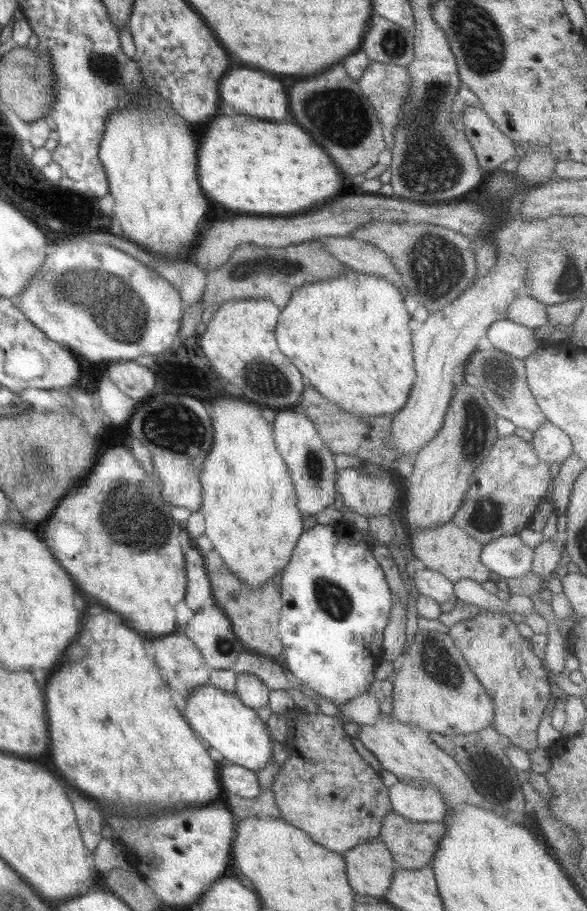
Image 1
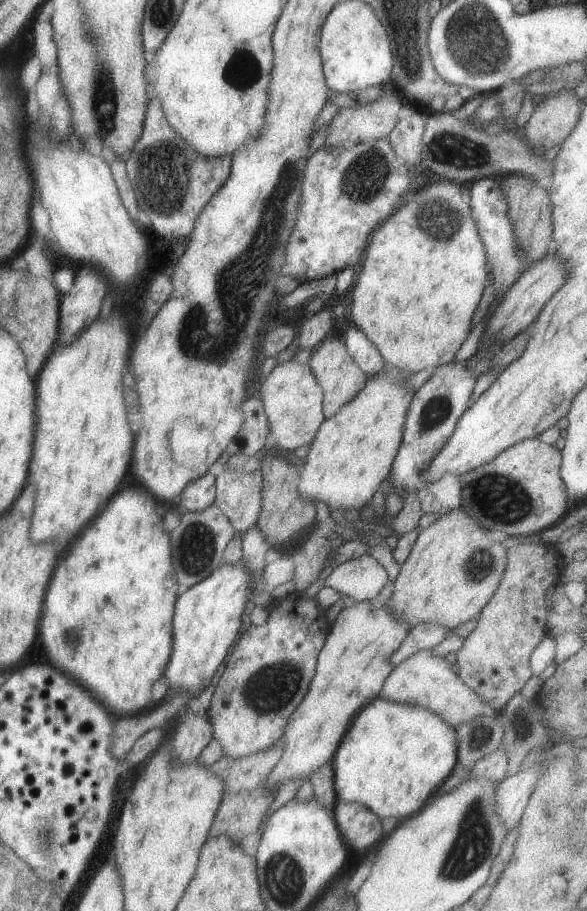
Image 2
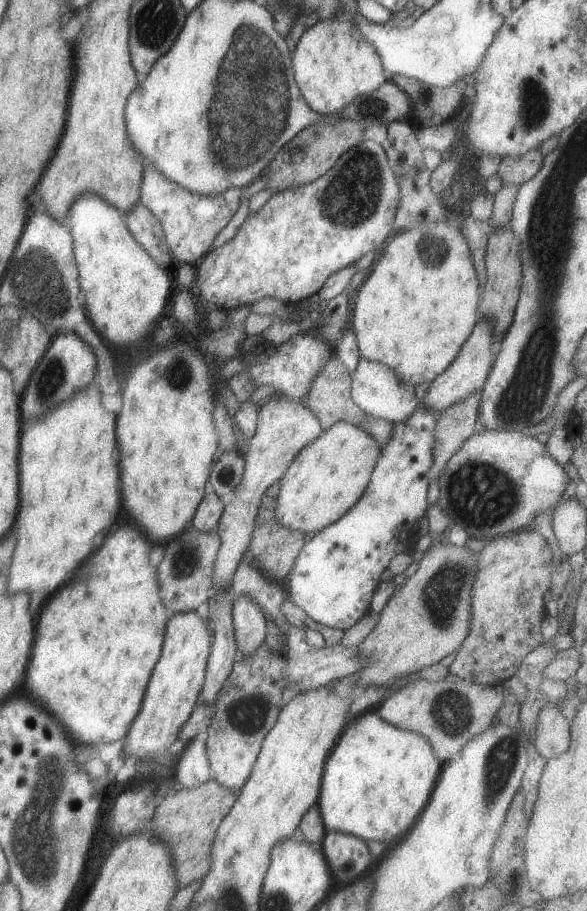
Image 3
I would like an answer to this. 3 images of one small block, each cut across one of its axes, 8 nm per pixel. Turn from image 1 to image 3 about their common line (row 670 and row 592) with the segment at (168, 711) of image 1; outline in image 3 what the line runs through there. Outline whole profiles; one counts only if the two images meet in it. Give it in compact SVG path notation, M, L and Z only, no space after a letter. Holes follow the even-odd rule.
M116 524L105 538L104 544L82 566L82 570L90 572L86 580L78 578L66 584L47 596L40 606L24 680L28 697L52 713L79 748L103 746L127 736L160 658L166 623L171 615L162 602L157 568L150 563L152 542L148 537L138 526Z

